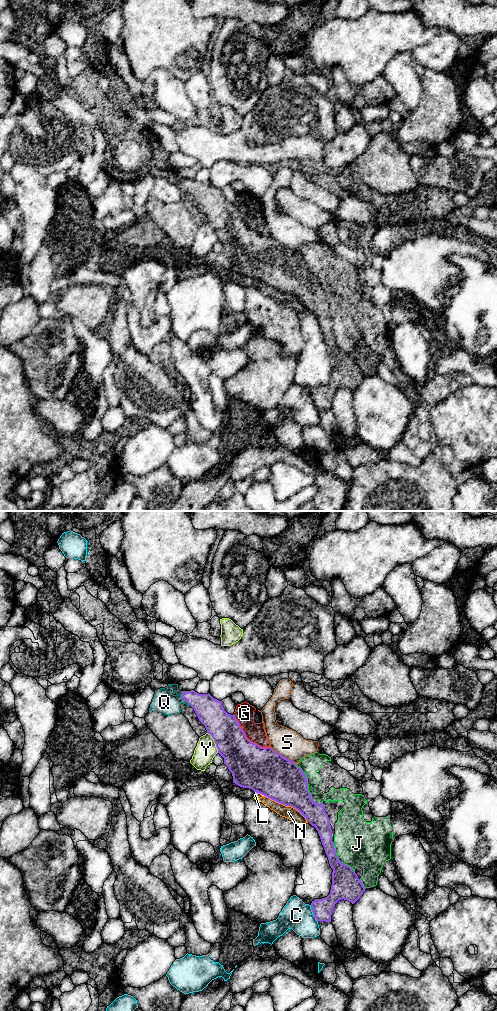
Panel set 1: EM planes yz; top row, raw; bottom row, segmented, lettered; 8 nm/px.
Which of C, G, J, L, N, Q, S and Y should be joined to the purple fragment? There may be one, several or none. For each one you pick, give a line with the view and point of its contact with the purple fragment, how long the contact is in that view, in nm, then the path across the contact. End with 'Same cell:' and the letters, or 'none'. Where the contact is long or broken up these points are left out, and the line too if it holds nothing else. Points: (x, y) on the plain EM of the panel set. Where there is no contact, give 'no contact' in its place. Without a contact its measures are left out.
Q: yz (182, 186) | 130 nm | across yz (210, 199), (192, 186), (182, 186), (172, 190), (164, 190)
Same cell: Q

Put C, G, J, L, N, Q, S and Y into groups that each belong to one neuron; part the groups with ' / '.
C / G L N / J / Q / S / Y

